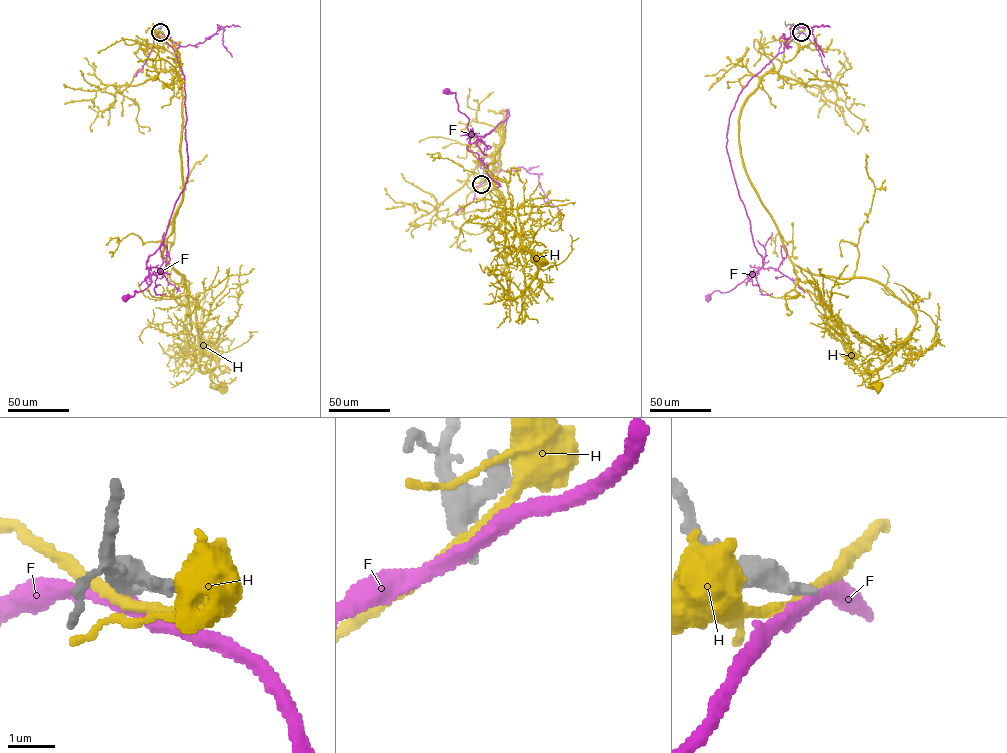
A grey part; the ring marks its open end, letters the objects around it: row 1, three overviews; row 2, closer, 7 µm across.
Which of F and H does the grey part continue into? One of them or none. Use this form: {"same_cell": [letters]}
{"same_cell": []}

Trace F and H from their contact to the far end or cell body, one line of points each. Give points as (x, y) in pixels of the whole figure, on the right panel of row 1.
F: (801, 32), (751, 78), (739, 95), (729, 117), (726, 149), (763, 265), (730, 291), (716, 290), (708, 298)
H: (801, 32), (744, 103), (740, 156), (795, 265), (873, 279), (914, 313), (908, 337), (867, 378), (877, 387)

